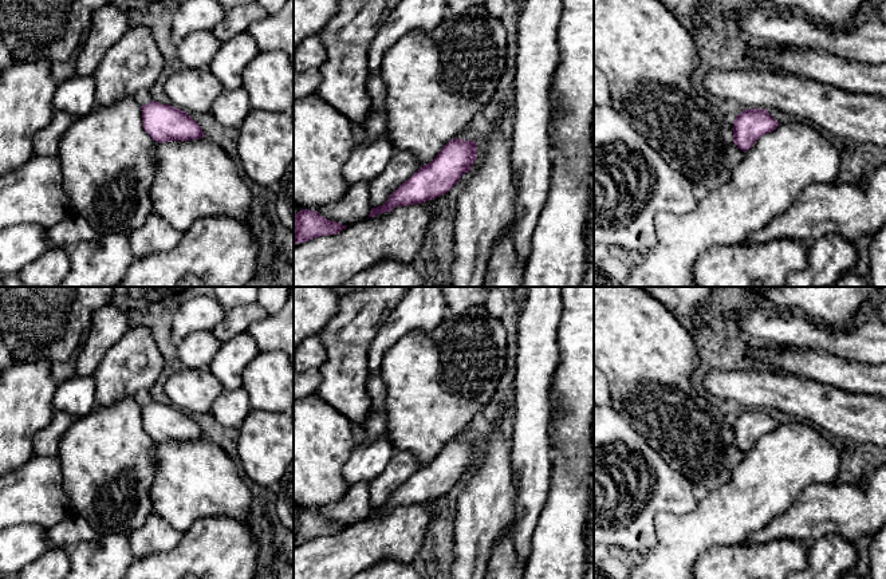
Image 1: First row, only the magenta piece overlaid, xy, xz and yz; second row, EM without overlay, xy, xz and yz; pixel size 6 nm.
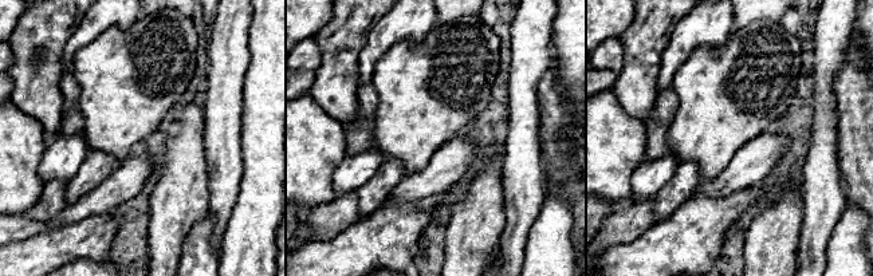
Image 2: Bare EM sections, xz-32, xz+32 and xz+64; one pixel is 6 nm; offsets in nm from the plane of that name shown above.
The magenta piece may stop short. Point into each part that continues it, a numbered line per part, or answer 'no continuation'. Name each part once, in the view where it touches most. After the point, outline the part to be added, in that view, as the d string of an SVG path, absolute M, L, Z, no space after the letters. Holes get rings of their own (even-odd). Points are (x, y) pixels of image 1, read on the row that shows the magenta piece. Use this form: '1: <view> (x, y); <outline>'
1: xz (333, 260); M429 200L426 202L422 204L414 204L414 205L406 205L406 206L397 206L390 212L374 216L374 217L367 217L362 221L358 221L350 227L347 227L346 229L340 231L336 235L331 235L331 236L320 236L316 239L312 239L310 241L306 243L299 243L294 245L294 287L342 287L343 284L346 284L357 272L365 271L370 267L373 267L374 264L379 263L381 260L386 260L386 259L391 259L391 260L399 260L403 263L416 263L418 261L418 253L422 248L424 244L424 237L426 233L426 229L433 218L433 213L430 210L430 204L434 201Z

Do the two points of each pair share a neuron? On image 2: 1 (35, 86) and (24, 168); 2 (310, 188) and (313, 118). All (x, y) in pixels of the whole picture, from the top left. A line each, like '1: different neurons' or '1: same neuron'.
1: different neurons
2: same neuron

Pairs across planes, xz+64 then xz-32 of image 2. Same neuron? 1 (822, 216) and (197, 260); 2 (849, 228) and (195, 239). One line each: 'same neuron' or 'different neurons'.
1: different neurons
2: different neurons

